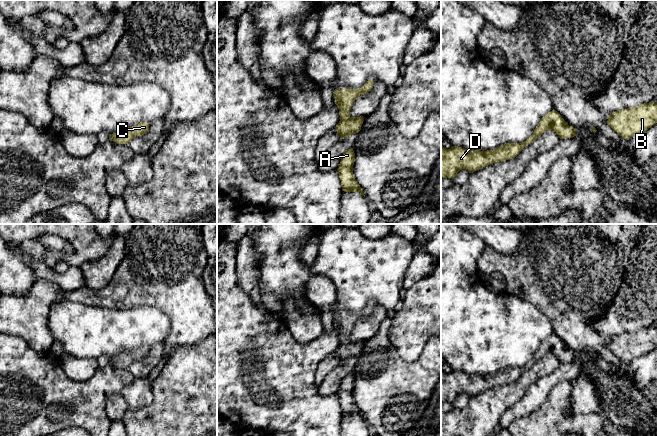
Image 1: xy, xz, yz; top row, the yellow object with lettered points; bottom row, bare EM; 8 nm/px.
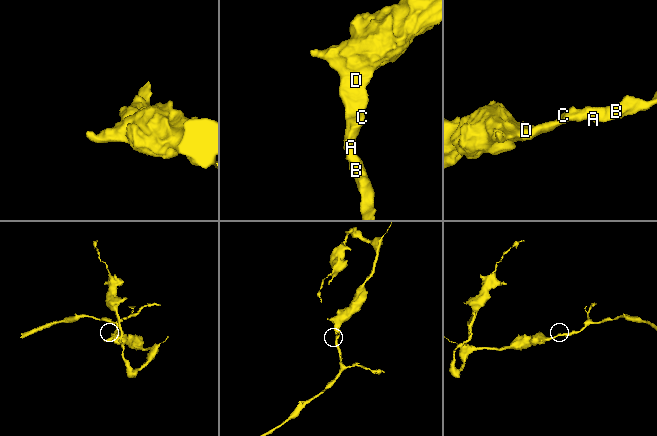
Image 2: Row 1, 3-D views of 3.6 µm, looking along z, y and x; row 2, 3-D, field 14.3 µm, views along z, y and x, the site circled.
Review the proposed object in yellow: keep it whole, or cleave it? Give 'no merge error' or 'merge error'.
no merge error

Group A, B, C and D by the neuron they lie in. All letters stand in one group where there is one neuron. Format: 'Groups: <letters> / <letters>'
Groups: A B C D

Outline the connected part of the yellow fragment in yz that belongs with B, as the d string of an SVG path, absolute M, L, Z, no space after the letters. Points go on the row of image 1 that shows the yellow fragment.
M651 101L637 107L617 110L608 116L607 124L625 140L657 123L657 103Z

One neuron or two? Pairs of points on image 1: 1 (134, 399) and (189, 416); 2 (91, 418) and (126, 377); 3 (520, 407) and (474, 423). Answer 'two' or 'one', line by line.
1: two
2: one
3: two

